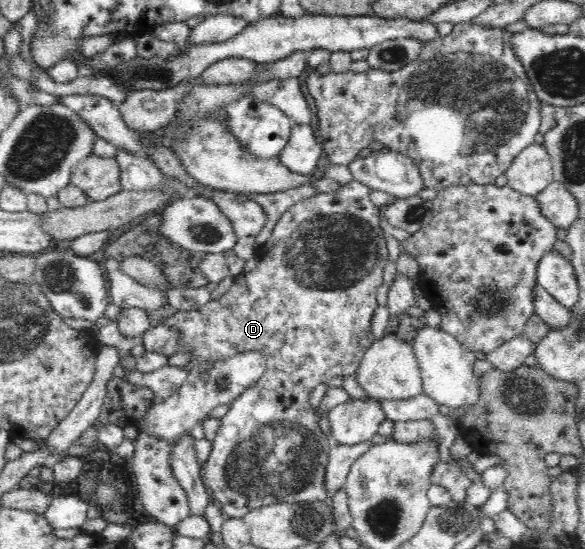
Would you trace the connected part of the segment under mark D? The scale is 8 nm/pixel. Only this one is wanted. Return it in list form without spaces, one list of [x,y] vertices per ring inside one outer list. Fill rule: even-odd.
[[[352,180],[333,192],[320,192],[315,196],[301,199],[288,208],[282,214],[282,217],[276,223],[272,235],[255,252],[254,258],[246,262],[244,270],[236,276],[230,289],[222,297],[211,300],[201,309],[178,312],[171,317],[166,317],[162,325],[167,327],[176,327],[181,332],[182,344],[180,351],[188,351],[192,358],[200,358],[202,361],[215,362],[236,355],[237,353],[259,351],[265,356],[267,368],[262,377],[248,389],[244,390],[241,397],[238,397],[231,403],[230,410],[224,417],[221,417],[221,423],[218,425],[215,437],[212,440],[212,449],[208,453],[208,459],[205,461],[203,472],[203,482],[214,502],[220,507],[221,513],[225,518],[242,518],[260,506],[272,505],[276,502],[308,502],[316,503],[319,501],[328,501],[325,488],[325,469],[328,463],[329,447],[332,445],[332,438],[326,436],[318,426],[319,418],[316,417],[316,409],[312,409],[309,401],[309,395],[313,389],[316,389],[320,383],[328,382],[332,377],[342,377],[354,375],[358,369],[361,357],[364,352],[375,341],[372,335],[372,317],[378,306],[376,301],[376,292],[383,284],[384,268],[389,260],[388,250],[386,249],[386,237],[384,230],[380,228],[381,217],[379,216],[379,207],[376,207],[370,199],[371,189],[358,180]]]

